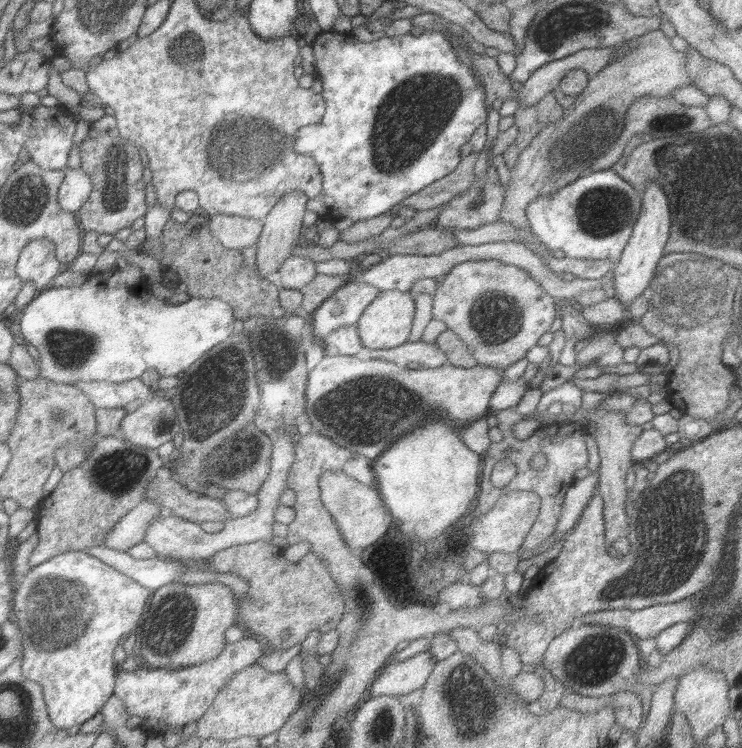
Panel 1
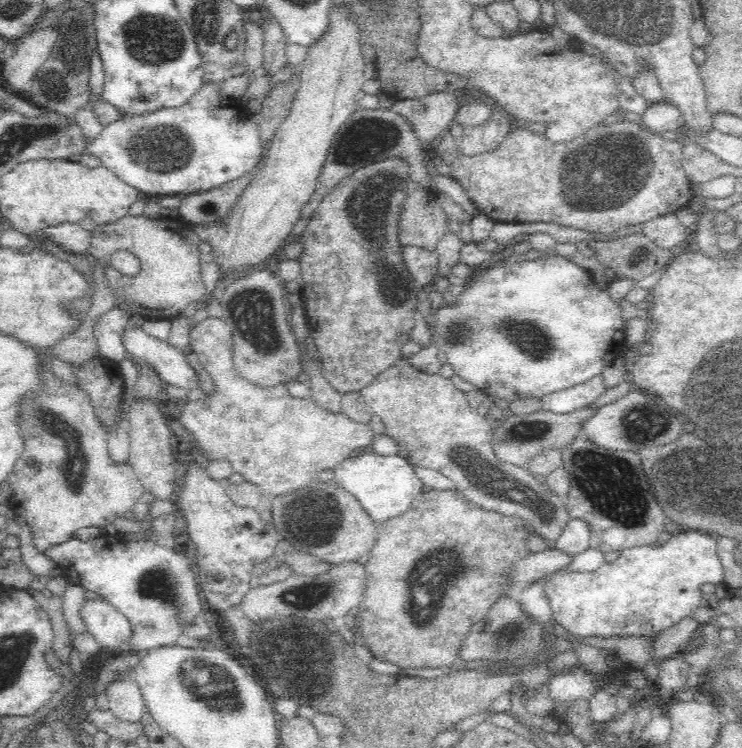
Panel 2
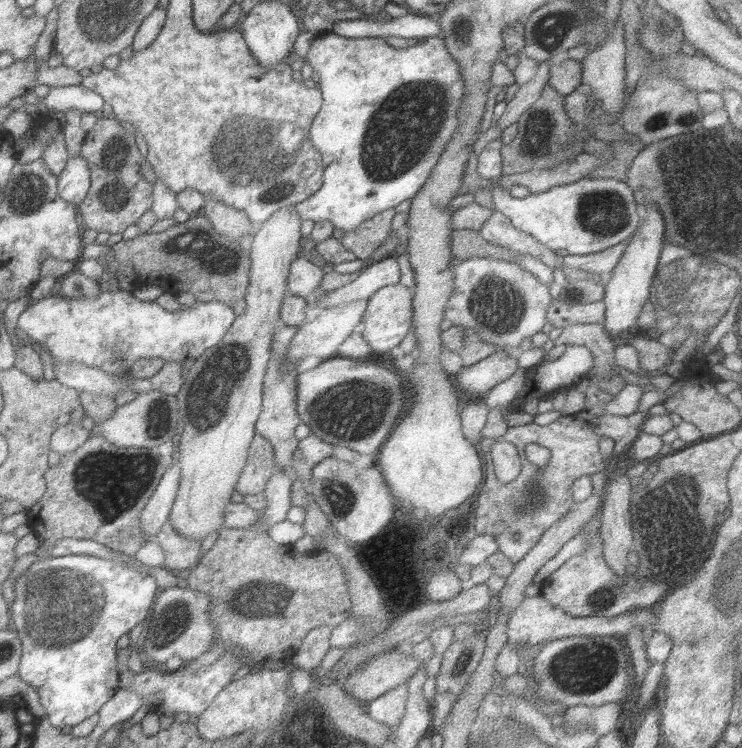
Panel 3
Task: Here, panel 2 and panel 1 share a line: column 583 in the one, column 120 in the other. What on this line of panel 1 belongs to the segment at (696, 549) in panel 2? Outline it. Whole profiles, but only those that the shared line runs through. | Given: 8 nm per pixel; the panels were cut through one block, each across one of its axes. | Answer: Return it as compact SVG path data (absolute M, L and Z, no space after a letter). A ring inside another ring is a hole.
M67 552L67 554L61 554L61 556L51 558L49 562L41 564L41 566L33 568L33 570L25 576L23 584L17 588L17 598L15 598L17 620L19 620L19 624L21 624L23 632L25 632L25 656L23 656L23 662L25 662L25 664L23 664L23 672L25 672L25 678L27 678L27 680L37 682L37 684L41 684L41 686L45 688L45 698L47 698L47 704L49 704L49 716L53 718L53 724L55 724L59 730L69 730L69 728L73 728L73 726L83 726L89 718L101 714L103 708L105 708L105 704L109 704L109 700L115 696L115 692L117 692L117 674L119 674L119 672L117 672L115 658L113 658L115 648L117 648L117 644L121 642L121 638L123 638L125 634L133 634L133 630L135 630L137 626L141 626L141 622L143 622L141 616L147 614L147 602L151 600L151 596L153 596L153 590L143 588L143 584L139 584L139 582L133 580L131 576L119 572L117 568L113 568L111 564L103 562L101 558L97 558L97 556L89 554L89 552Z

